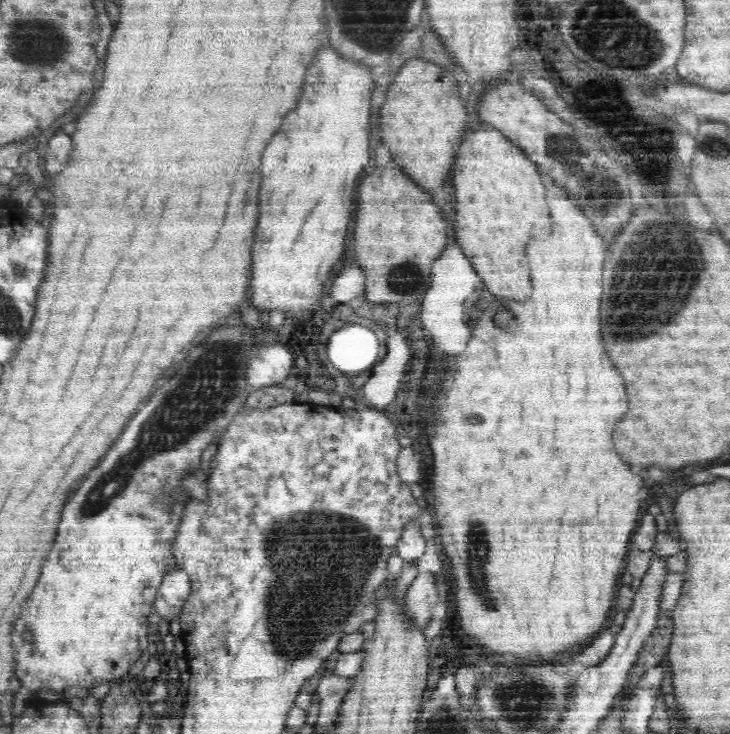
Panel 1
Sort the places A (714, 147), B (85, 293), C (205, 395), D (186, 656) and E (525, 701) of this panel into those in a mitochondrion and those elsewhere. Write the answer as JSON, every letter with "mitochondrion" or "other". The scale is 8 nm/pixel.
{"A":"mitochondrion","B":"other","C":"mitochondrion","D":"other","E":"mitochondrion"}

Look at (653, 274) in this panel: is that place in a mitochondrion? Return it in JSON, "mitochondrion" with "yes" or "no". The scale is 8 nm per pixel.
{"mitochondrion":"yes"}

